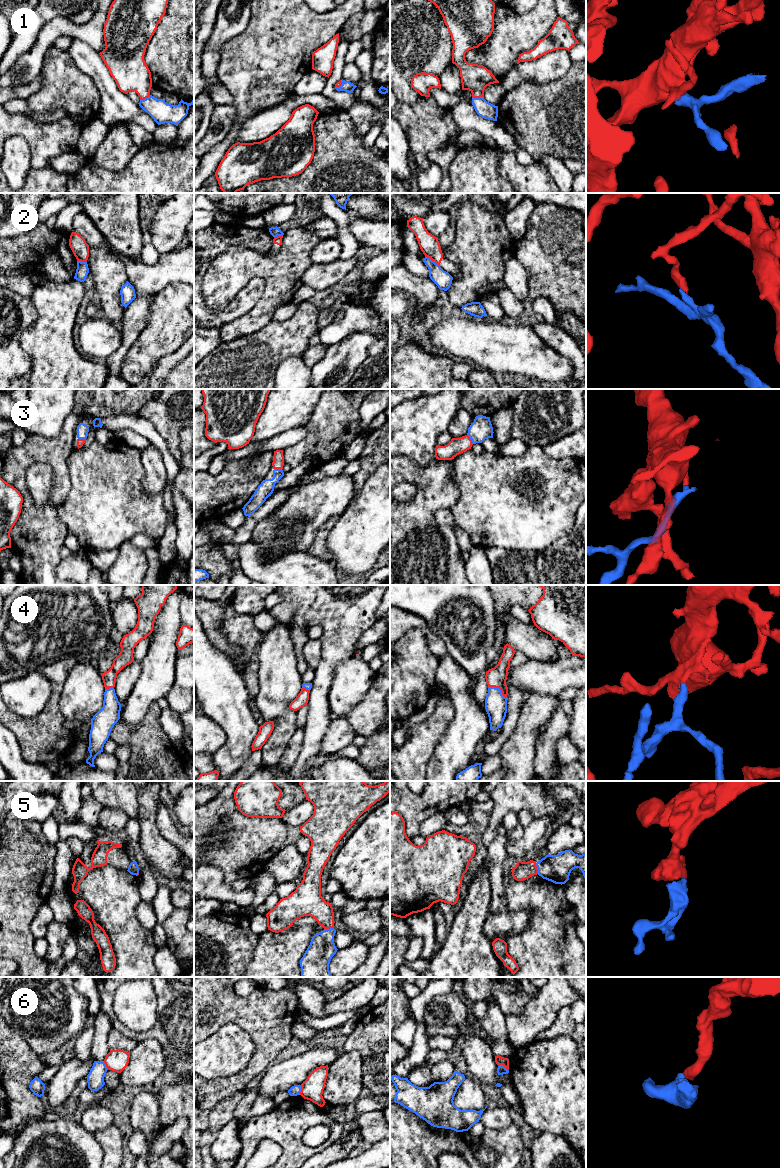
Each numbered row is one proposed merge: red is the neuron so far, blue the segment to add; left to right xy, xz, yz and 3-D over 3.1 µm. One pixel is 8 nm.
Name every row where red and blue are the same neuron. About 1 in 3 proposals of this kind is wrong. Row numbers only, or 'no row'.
1, 3, 4, 5

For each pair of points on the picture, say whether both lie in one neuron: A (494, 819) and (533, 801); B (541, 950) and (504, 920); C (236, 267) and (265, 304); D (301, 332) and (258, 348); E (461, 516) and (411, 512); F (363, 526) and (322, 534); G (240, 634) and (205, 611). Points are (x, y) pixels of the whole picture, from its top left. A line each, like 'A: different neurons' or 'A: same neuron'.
A: same neuron
B: different neurons
C: same neuron
D: same neuron
E: different neurons
F: different neurons
G: different neurons

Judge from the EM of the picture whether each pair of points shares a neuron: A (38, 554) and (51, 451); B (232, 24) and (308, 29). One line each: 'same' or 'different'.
A: same
B: different

